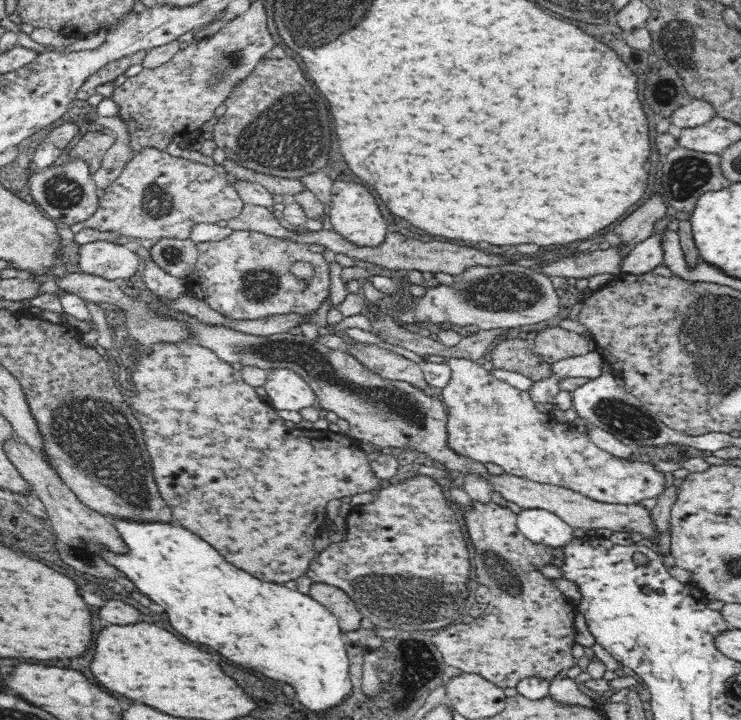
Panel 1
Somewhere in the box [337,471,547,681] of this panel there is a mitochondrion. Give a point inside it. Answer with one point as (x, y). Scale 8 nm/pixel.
(407, 597)

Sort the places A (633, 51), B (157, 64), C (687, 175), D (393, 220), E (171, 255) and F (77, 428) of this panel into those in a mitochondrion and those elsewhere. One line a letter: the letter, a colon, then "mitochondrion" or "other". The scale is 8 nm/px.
A: other
B: other
C: mitochondrion
D: other
E: mitochondrion
F: mitochondrion

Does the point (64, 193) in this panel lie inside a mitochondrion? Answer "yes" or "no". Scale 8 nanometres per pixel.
yes

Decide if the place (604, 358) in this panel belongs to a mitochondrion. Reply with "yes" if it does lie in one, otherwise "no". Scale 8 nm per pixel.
no

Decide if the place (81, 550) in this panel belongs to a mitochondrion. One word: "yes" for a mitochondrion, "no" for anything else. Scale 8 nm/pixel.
yes

